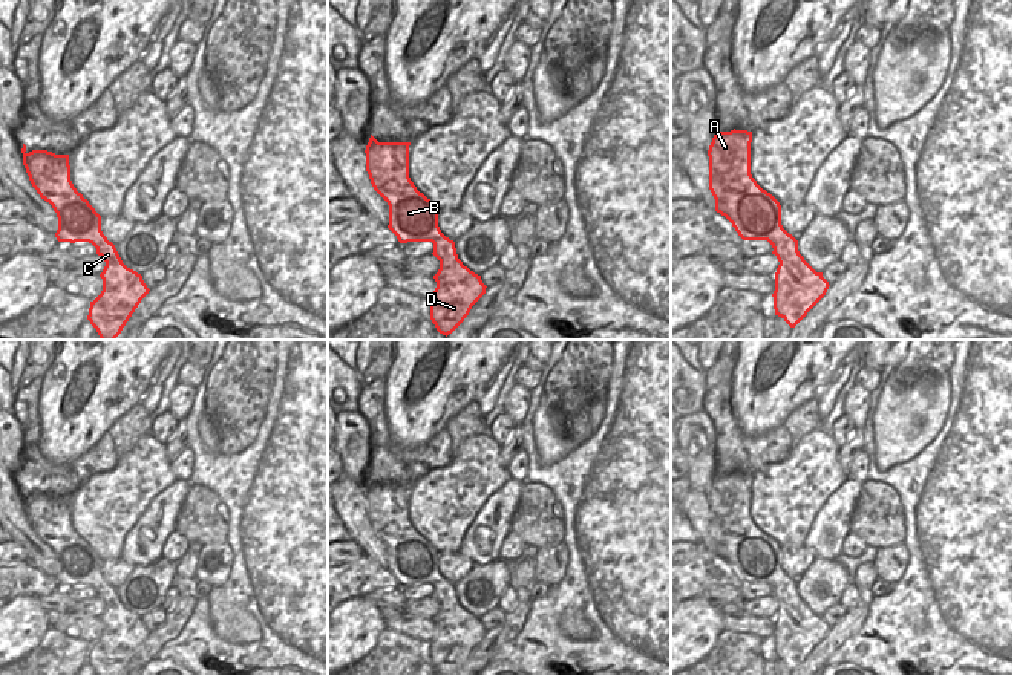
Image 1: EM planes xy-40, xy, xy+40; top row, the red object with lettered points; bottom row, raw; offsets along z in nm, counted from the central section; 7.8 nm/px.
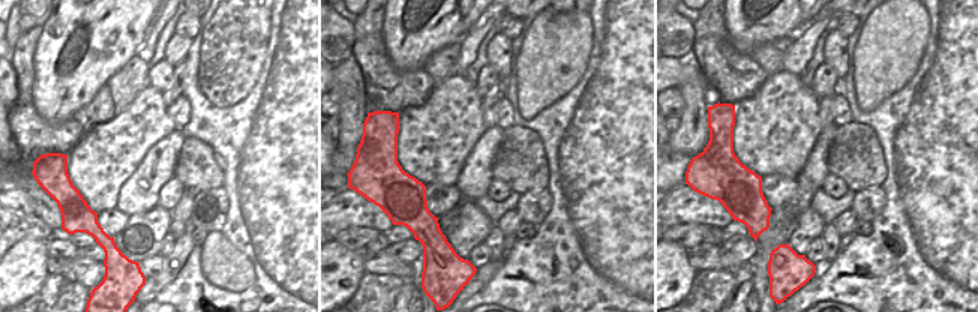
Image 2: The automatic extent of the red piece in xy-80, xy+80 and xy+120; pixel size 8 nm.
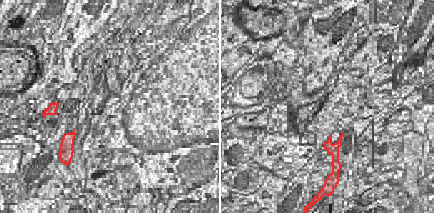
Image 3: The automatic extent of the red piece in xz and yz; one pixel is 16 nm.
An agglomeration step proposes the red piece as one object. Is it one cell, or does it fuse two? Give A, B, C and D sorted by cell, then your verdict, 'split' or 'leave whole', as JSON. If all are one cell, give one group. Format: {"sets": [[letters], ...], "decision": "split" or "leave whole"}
{"sets": [["A", "B", "C", "D"]], "decision": "leave whole"}

